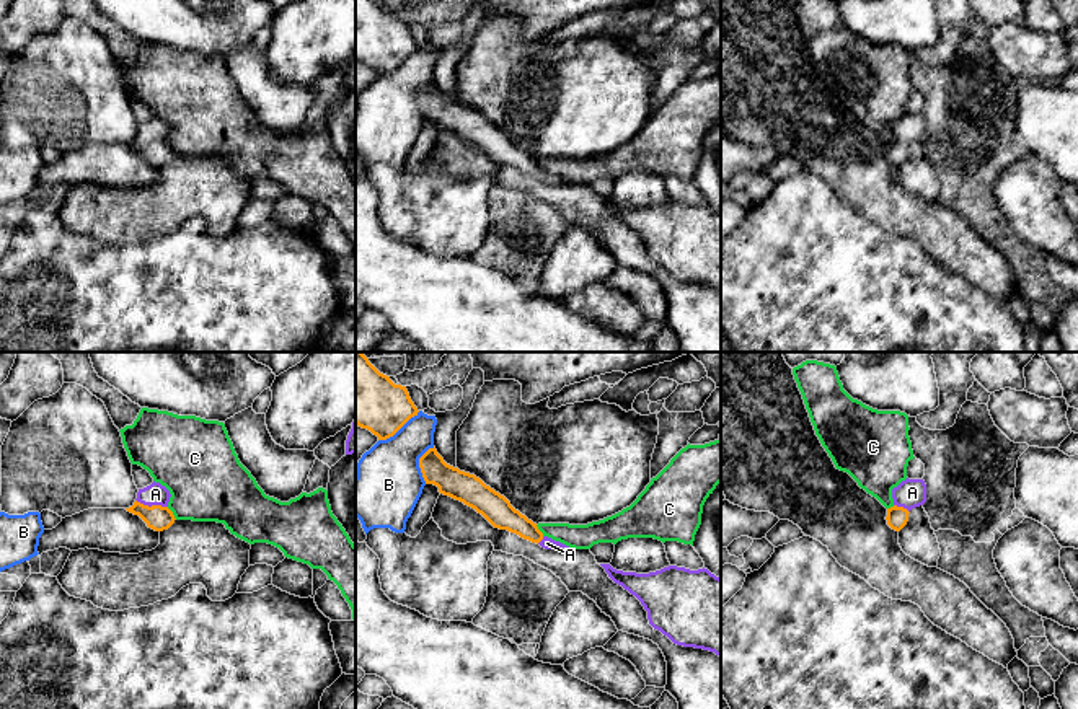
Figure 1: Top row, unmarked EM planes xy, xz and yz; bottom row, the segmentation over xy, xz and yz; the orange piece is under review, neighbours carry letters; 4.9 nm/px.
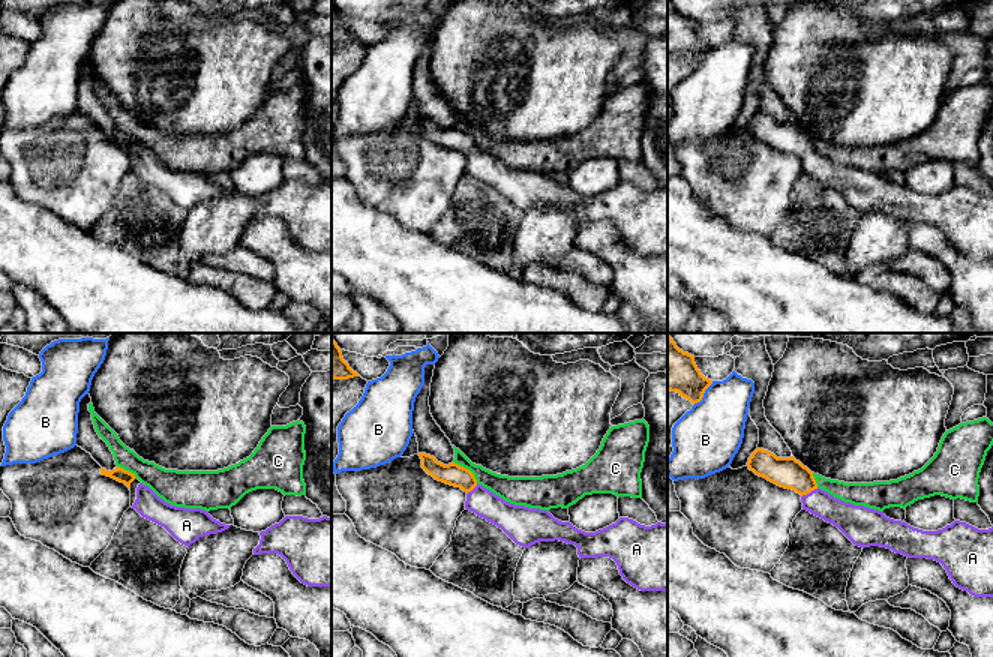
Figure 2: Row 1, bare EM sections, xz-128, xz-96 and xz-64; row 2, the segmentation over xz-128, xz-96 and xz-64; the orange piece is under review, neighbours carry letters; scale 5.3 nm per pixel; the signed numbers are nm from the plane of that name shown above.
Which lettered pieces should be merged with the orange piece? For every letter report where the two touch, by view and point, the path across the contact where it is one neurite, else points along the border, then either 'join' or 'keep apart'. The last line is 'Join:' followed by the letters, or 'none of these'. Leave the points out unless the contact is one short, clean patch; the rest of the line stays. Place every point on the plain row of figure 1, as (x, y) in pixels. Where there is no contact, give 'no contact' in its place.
A: meets orange in xy at (152, 140); runs through xy (157, 152), (152, 140), (155, 129); join
B: meets orange in xz at (398, 64); border along xz (419, 46), (392, 70), (379, 75); keep apart
C: meets orange in xy at (172, 149); border along xy (167, 142), (176, 154); keep apart
Join: A

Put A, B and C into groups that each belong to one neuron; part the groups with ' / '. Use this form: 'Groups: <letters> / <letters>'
Groups: A / B / C

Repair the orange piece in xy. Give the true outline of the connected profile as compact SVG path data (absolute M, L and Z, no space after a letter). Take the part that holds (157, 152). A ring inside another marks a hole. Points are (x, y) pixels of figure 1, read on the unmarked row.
M153 116L150 121L139 124L134 140L126 145L139 150L148 163L163 166L176 155L173 147L168 143L170 132L170 126Z

